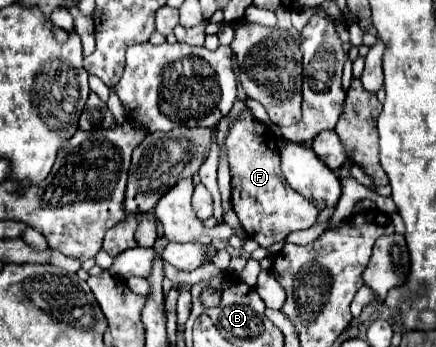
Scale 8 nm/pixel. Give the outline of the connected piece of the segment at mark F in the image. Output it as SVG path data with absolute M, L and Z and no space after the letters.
M244 109L232 125L226 137L226 149L232 173L232 209L236 211L246 235L260 247L270 247L282 241L286 235L300 229L310 229L316 223L320 209L294 191L280 173L274 131L260 123L248 109Z

